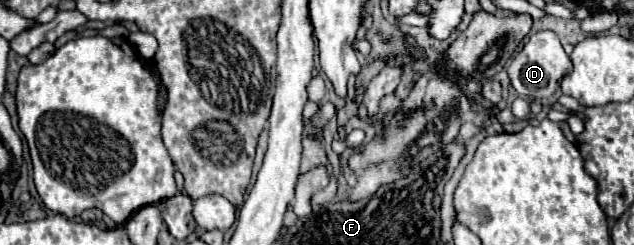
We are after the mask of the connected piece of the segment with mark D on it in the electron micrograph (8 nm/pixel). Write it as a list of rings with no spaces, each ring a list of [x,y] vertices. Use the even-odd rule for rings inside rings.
[[[541,30],[529,38],[525,48],[513,58],[507,72],[509,72],[513,88],[519,94],[541,100],[541,98],[549,98],[559,88],[559,82],[563,80],[563,76],[569,74],[571,70],[573,70],[573,64],[571,64],[569,56],[565,54],[557,34],[551,30]]]

